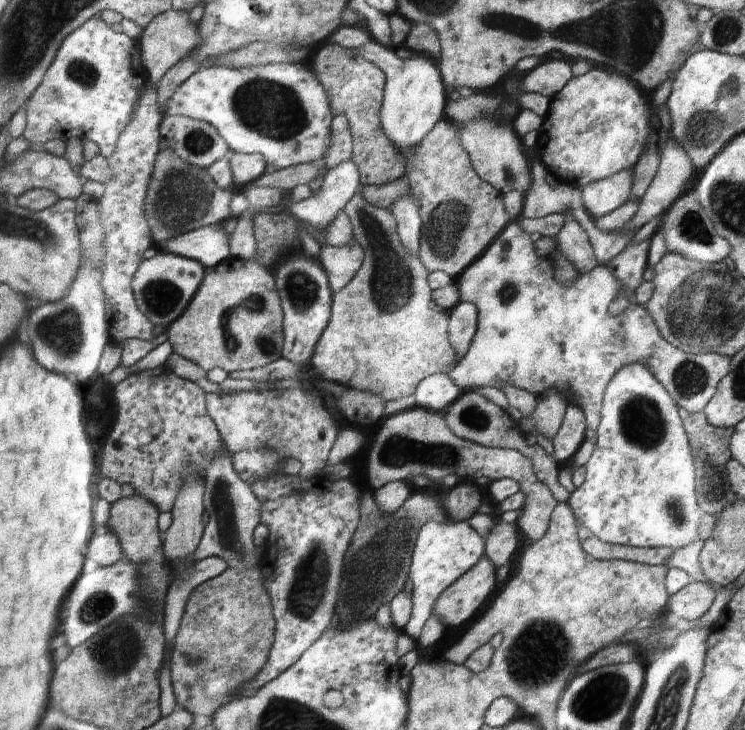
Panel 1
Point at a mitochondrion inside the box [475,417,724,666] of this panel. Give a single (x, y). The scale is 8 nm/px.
(673, 508)

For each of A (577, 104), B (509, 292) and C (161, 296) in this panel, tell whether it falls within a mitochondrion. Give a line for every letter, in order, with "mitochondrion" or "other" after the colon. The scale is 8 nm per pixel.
A: other
B: mitochondrion
C: mitochondrion

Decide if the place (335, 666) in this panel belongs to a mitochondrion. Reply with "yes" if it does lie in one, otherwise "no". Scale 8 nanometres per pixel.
no

